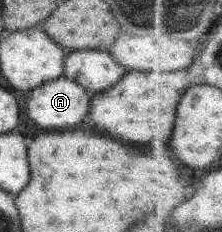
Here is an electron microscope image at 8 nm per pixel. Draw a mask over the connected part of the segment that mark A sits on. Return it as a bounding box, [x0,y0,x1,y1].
[26,79,90,127]

